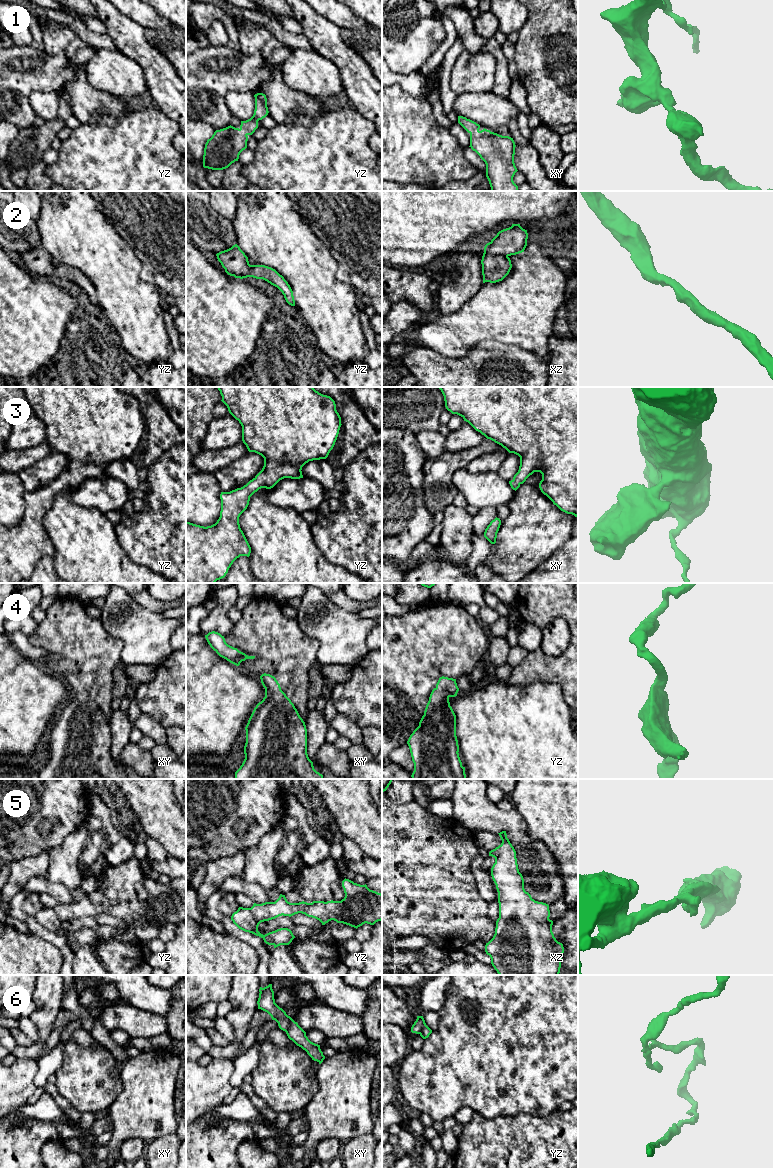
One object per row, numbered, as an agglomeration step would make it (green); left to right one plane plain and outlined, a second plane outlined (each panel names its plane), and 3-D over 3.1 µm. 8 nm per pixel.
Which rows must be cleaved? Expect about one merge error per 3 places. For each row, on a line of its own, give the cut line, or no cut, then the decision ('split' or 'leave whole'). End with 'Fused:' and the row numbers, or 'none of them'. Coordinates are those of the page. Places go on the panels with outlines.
1: no cut | leave whole
2: no cut | leave whole
3: no cut | leave whole
4: no cut | leave whole
5: no cut | leave whole
6: xy (292, 1019), (285, 1031) | split
Fused: 6

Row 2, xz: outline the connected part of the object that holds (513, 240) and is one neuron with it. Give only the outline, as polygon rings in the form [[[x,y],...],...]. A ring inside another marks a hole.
[[[520,224],[503,229],[485,245],[482,256],[483,283],[502,281],[512,268],[510,256],[524,252],[528,233]]]

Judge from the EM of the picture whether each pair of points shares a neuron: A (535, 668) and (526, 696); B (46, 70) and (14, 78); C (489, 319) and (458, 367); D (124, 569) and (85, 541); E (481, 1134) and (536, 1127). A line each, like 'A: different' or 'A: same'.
A: different
B: same
C: different
D: same
E: same

